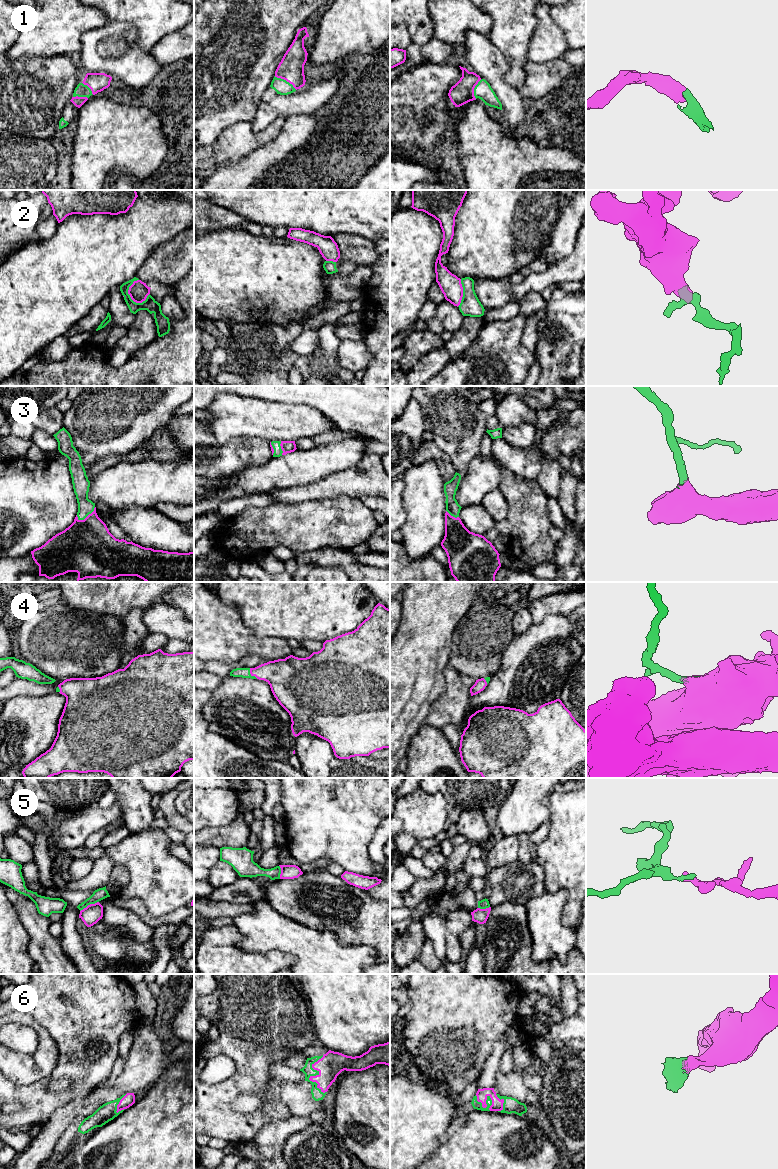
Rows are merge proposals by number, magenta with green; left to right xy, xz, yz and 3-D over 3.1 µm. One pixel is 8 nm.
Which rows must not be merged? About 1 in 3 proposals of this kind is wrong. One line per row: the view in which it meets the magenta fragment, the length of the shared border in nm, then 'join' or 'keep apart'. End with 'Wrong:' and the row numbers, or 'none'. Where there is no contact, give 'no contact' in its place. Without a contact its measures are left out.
1: meets magenta in xz; contact 220 nm long; join
2: meets magenta in xy; contact 200 nm long; keep apart
3: meets magenta in xy; contact 180 nm long; join
4: meets magenta in xz; contact 110 nm long; join
5: meets magenta in xy; contact 170 nm long; keep apart
6: meets magenta in xz; contact 320 nm long; join
Wrong: 2, 5

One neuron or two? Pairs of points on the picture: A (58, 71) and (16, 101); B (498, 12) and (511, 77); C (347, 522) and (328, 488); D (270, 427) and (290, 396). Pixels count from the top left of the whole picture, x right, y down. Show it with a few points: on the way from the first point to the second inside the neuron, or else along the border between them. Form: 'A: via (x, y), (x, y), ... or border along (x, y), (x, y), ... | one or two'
A: via (48, 81), (26, 96) | one
B: via (512, 28), (515, 61) | one
C: border along (358, 498), (339, 495), (332, 498), (311, 500) | two
D: border along (262, 398), (288, 403), (304, 403), (308, 406) | two

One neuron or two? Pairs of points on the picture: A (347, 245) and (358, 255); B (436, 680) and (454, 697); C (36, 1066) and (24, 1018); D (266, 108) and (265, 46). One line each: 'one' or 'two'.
A: one
B: two
C: one
D: two

